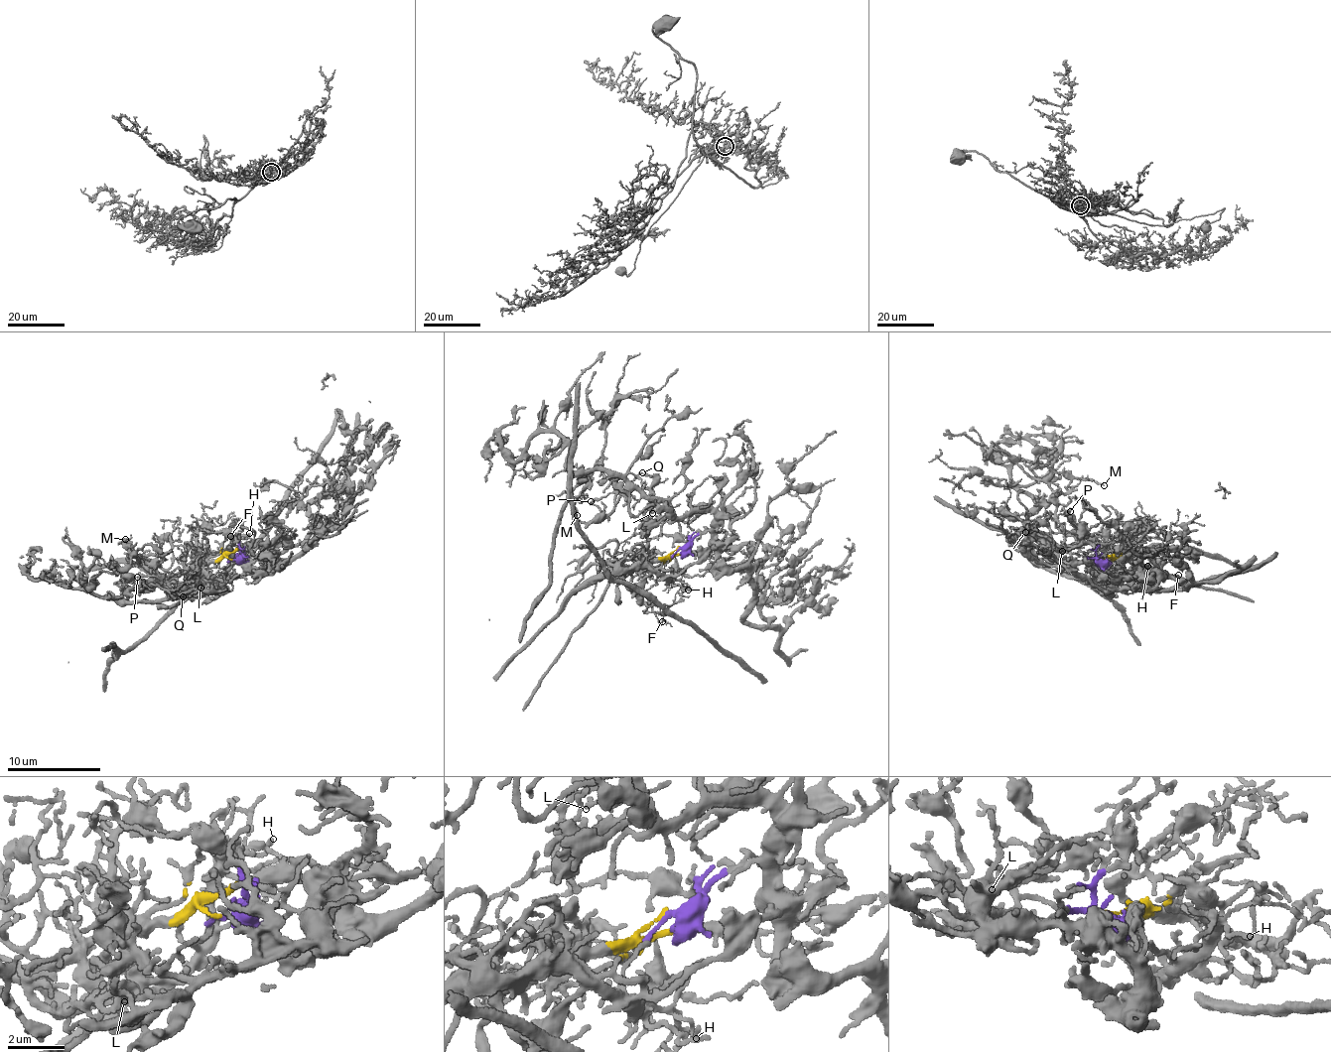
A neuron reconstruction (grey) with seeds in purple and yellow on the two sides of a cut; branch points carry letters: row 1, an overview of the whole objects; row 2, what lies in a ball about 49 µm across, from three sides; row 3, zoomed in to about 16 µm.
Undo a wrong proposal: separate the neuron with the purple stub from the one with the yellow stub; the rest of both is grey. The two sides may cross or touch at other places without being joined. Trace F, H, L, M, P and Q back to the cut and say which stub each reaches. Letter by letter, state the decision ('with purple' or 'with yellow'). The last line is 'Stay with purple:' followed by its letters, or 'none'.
F: with yellow
H: with yellow
L: with purple
M: with purple
P: with purple
Q: with purple
Stay with purple: L, M, P, Q

